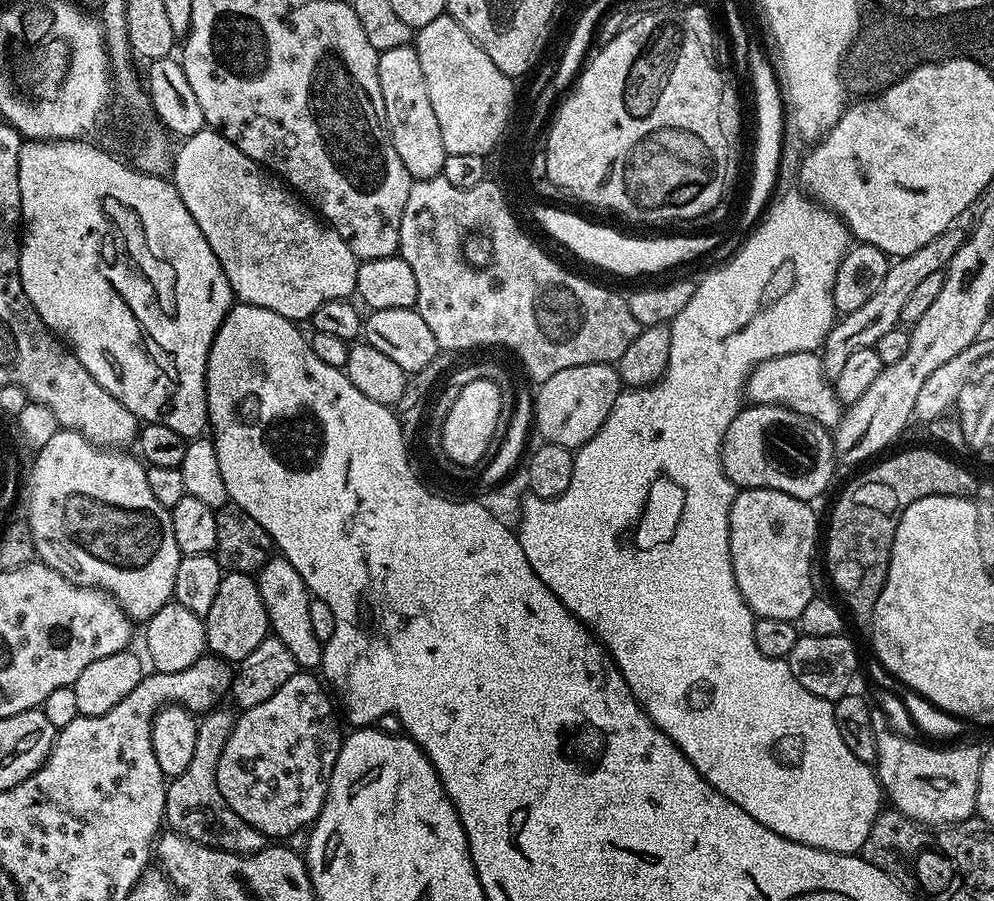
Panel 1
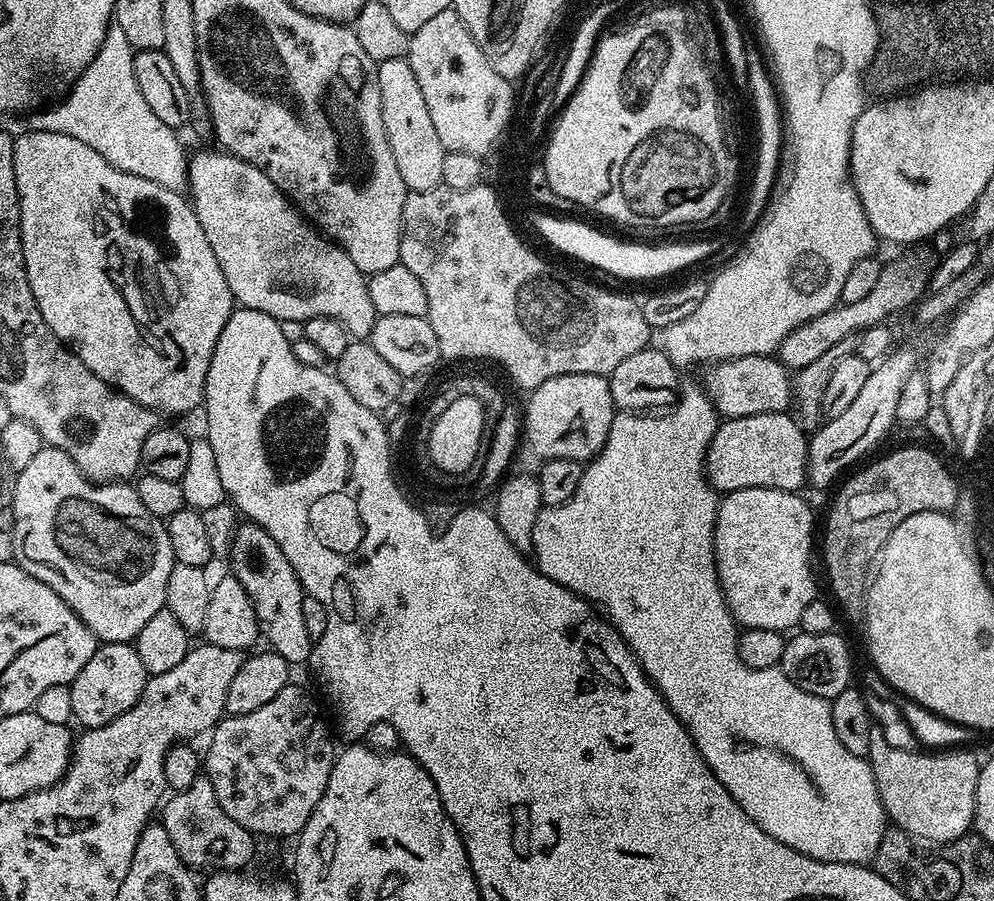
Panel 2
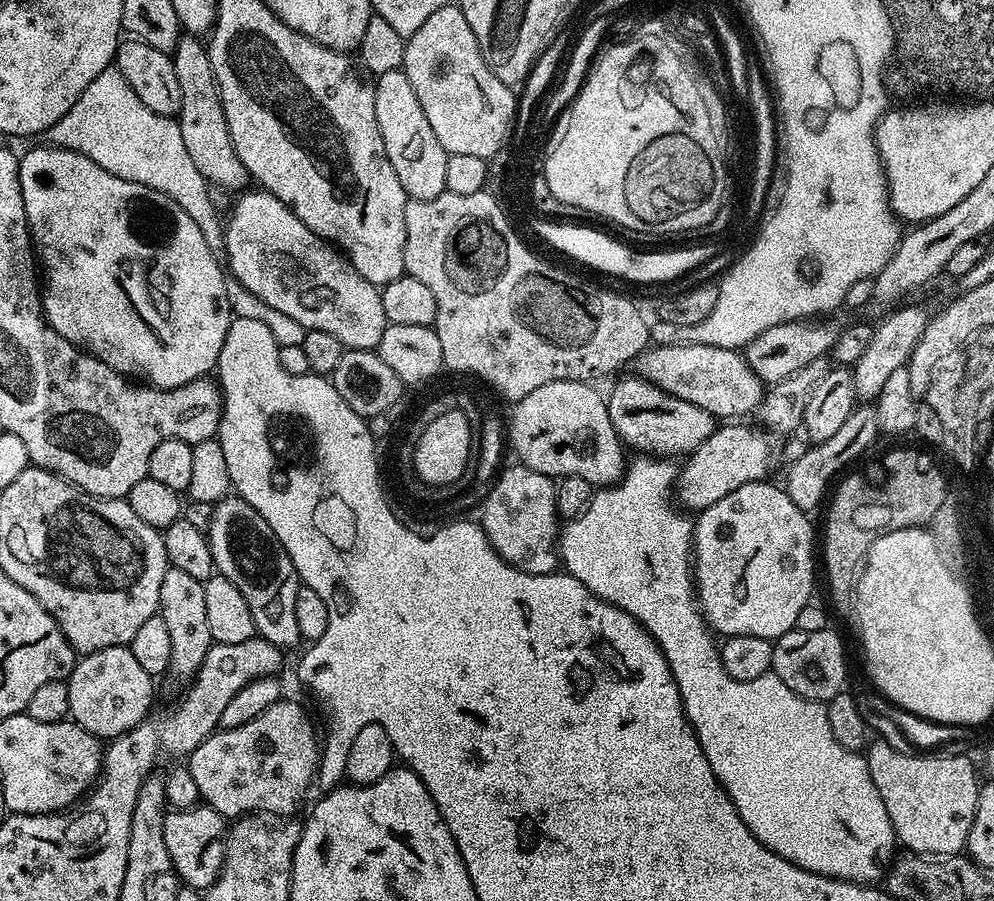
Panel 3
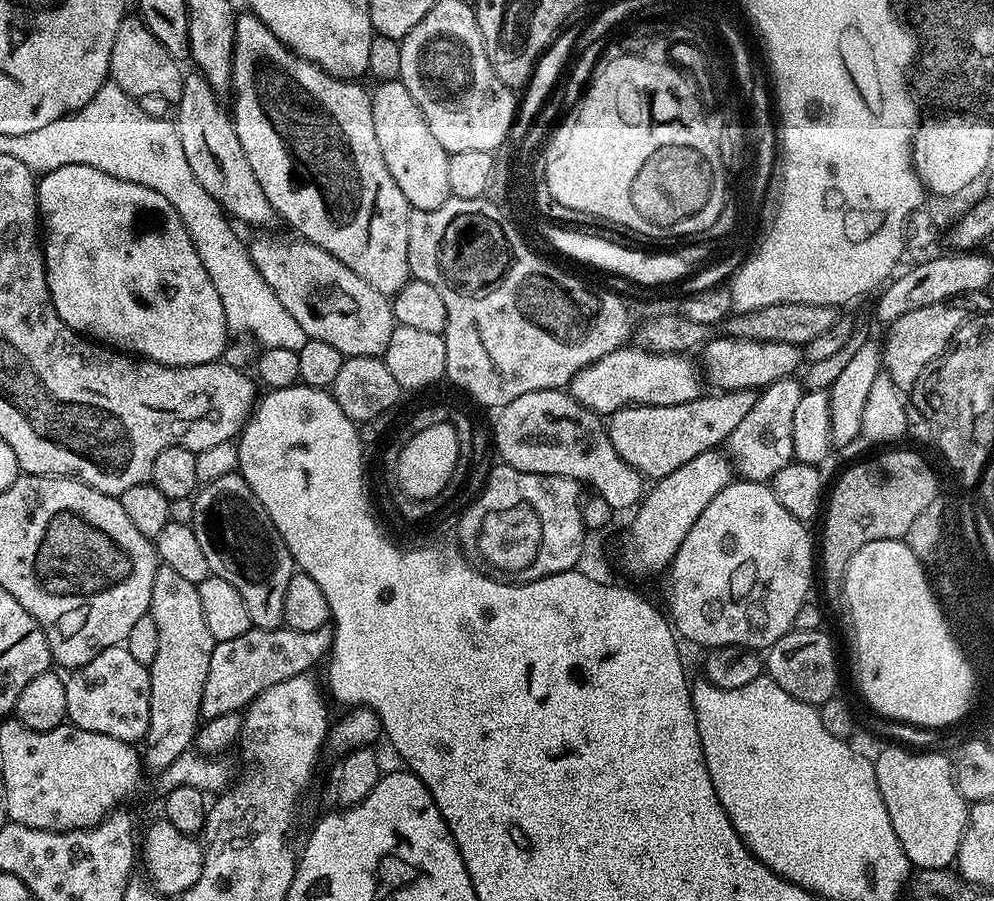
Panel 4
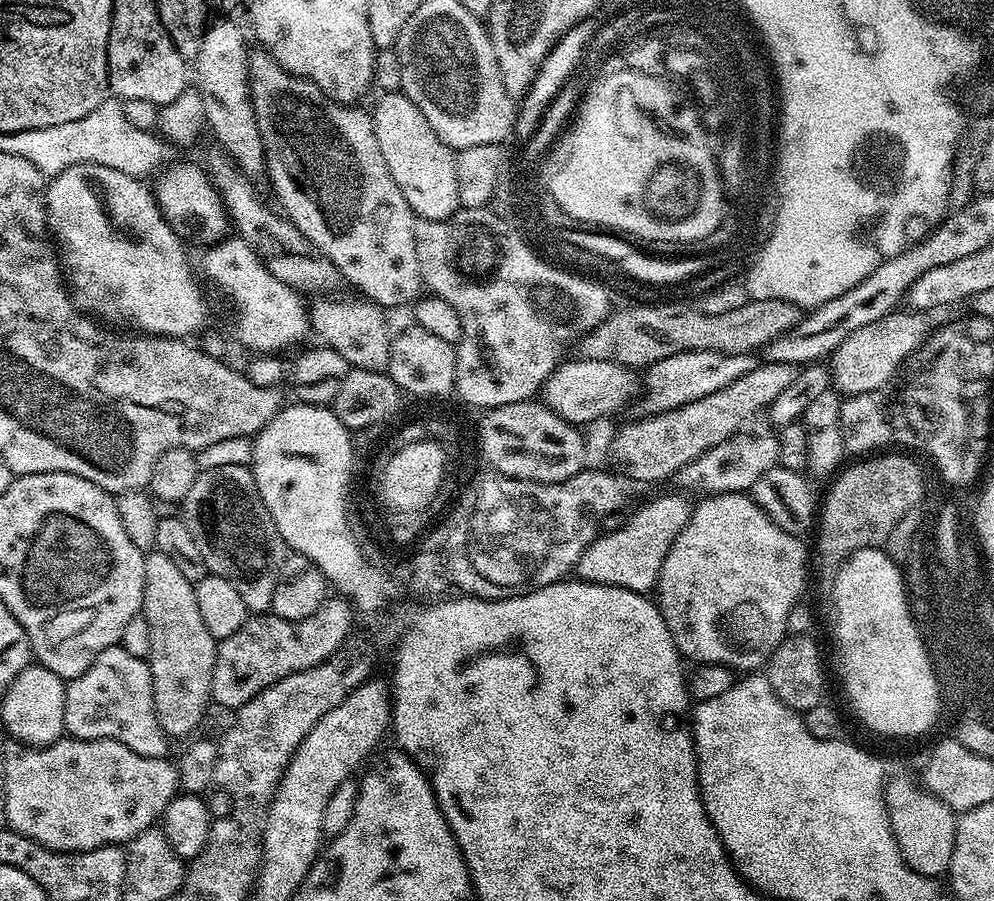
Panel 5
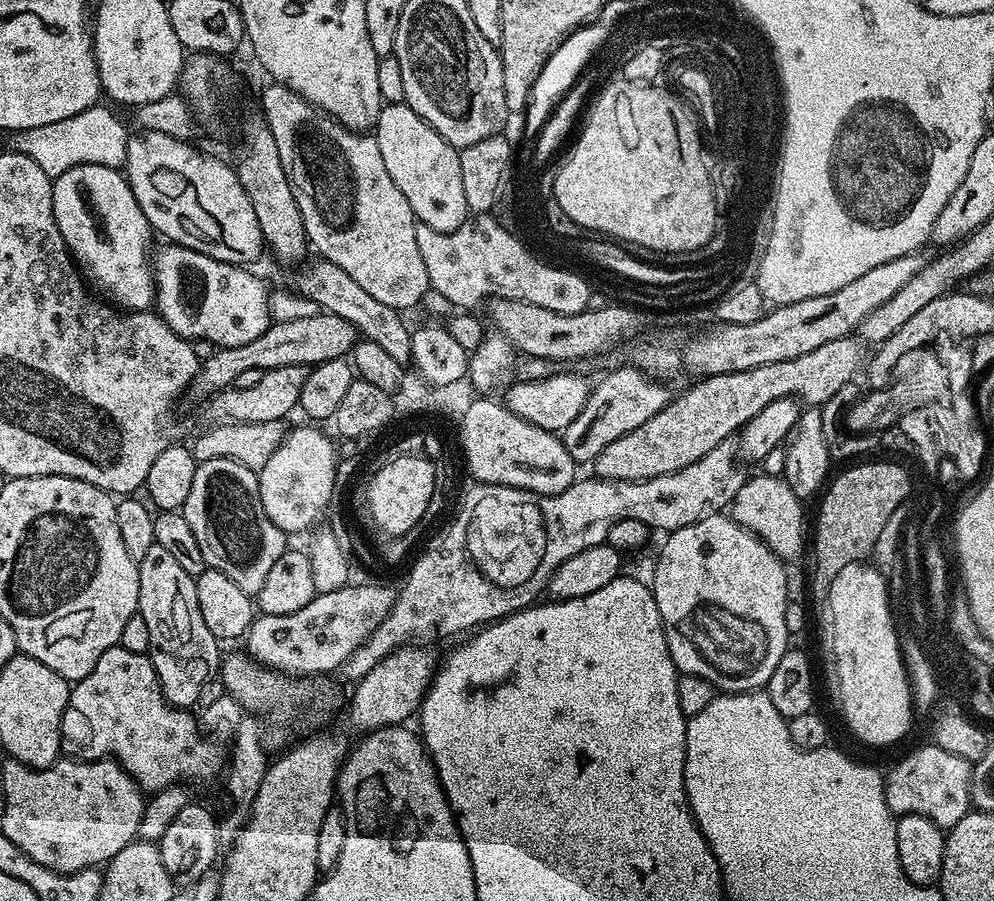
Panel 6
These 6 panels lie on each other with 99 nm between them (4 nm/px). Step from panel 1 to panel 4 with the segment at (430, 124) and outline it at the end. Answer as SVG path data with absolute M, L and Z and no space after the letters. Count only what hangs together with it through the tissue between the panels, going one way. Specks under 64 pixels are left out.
M381 80L371 89L372 113L374 114L374 134L378 134L378 146L382 146L382 158L386 158L386 170L398 182L398 190L402 190L404 197L408 199L409 205L418 210L438 210L438 206L445 204L452 196L446 162L450 153L444 149L442 142L430 134L430 126L422 114L422 110L414 102L410 90L402 81Z

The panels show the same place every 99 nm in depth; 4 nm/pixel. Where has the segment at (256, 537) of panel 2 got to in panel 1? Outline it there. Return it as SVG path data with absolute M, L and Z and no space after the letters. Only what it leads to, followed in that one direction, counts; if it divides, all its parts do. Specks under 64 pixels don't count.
M276 554L261 565L255 581L262 594L262 606L265 607L268 615L271 635L280 640L282 646L290 650L290 654L294 654L297 669L319 669L324 646L318 634L314 634L314 626L310 623L310 593L302 582L298 570L294 570L294 566L290 566L290 562L283 556Z

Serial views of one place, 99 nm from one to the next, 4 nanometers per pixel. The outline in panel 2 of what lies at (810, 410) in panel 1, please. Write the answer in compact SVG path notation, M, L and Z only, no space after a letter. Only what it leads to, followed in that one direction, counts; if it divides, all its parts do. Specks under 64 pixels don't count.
M775 355L743 356L713 363L704 376L703 391L707 392L717 413L724 418L746 418L754 414L788 412L793 407L793 377Z

